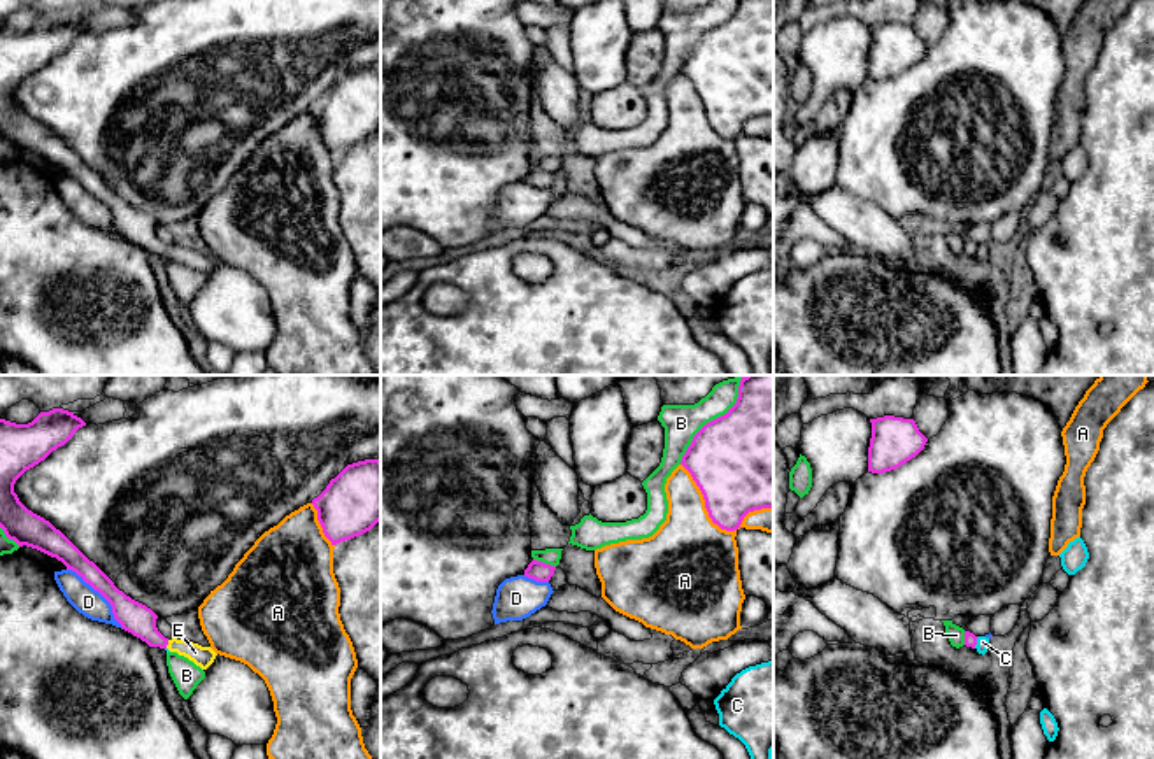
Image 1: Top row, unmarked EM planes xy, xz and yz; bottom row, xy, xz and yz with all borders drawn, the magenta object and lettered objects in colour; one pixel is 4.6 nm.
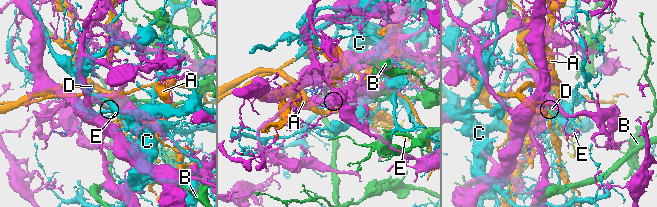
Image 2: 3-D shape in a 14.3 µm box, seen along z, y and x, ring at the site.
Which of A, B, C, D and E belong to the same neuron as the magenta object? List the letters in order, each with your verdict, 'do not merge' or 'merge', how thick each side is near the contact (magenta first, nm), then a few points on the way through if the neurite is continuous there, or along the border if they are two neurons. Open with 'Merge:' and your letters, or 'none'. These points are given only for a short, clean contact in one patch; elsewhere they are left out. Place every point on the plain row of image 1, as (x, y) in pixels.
Merge: E
A: do not merge; 360 nm thick on the magenta side, 460 nm on the other
B: do not merge; 460 nm thick on the magenta side, 170 nm on the other
C: do not merge; 60 nm thick on the magenta side, 60 nm on the other
D: do not merge; 140 nm thick on the magenta side, 130 nm on the other
E: merge; 140 nm thick on the magenta side, 100 nm on the other; runs through xy (134, 225), (155, 246), (167, 251), (202, 263)

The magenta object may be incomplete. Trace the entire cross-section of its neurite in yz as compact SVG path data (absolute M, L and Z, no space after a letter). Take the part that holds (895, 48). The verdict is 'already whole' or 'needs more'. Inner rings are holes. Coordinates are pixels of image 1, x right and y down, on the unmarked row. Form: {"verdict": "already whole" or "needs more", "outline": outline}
{"verdict": "already whole", "outline": "M884 23L870 26L870 30L868 79L872 81L900 75L915 65L928 49L914 26Z"}

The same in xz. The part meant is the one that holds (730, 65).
{"verdict": "already whole", "outline": "M738 0L737 11L707 30L680 72L700 95L714 131L735 138L749 119L773 116L773 0Z"}

